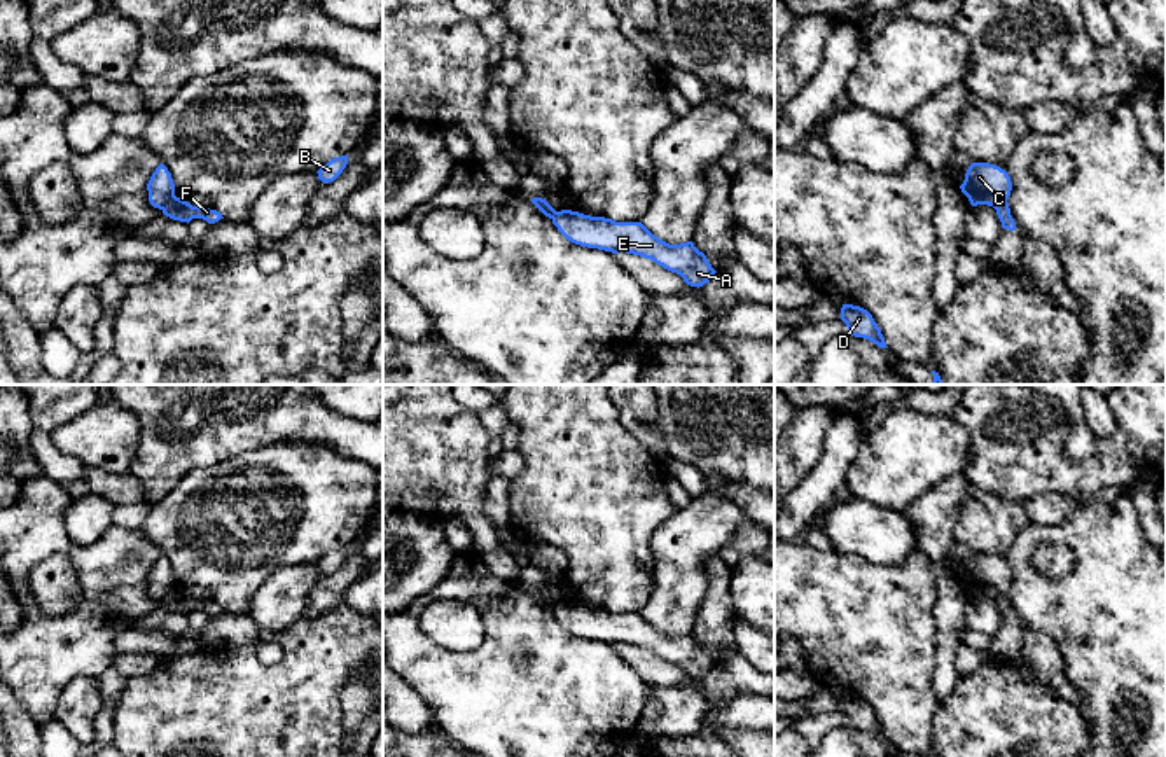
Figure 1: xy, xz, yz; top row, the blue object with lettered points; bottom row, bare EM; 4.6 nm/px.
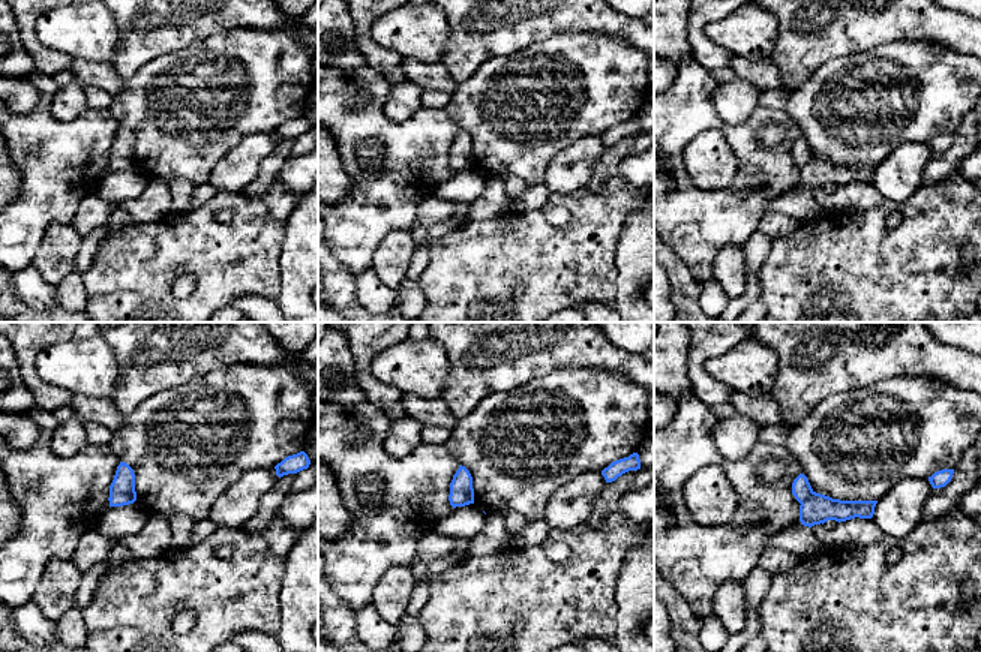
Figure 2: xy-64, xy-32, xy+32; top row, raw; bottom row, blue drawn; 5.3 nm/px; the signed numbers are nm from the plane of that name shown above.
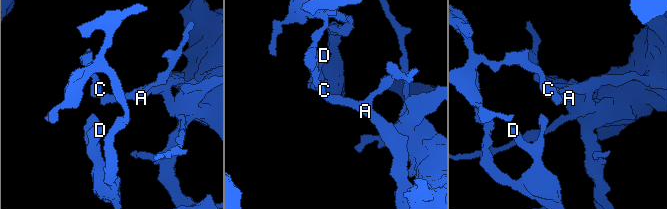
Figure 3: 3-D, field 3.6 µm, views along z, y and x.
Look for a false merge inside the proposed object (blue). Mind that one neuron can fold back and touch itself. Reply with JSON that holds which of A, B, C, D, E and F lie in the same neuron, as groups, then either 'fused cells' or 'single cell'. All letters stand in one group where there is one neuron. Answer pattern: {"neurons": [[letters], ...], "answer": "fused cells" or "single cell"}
{"neurons": [["A", "B", "E", "F"], ["C", "D"]], "answer": "fused cells"}

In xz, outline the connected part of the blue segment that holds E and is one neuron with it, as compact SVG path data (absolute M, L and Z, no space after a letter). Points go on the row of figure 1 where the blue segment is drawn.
M561 210L552 219L552 224L575 245L650 259L680 274L691 287L703 287L717 273L692 241L670 245L654 236L642 222L615 222L605 217Z

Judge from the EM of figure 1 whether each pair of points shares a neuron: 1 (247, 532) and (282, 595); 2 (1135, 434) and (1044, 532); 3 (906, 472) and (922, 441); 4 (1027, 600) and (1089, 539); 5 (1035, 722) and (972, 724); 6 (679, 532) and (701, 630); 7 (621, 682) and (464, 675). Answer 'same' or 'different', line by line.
1: different
2: different
3: same
4: same
5: same
6: different
7: same

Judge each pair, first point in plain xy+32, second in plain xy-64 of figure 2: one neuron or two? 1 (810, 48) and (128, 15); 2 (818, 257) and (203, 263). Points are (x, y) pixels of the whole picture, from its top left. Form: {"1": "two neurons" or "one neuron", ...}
{"1": "one neuron", "2": "one neuron"}

